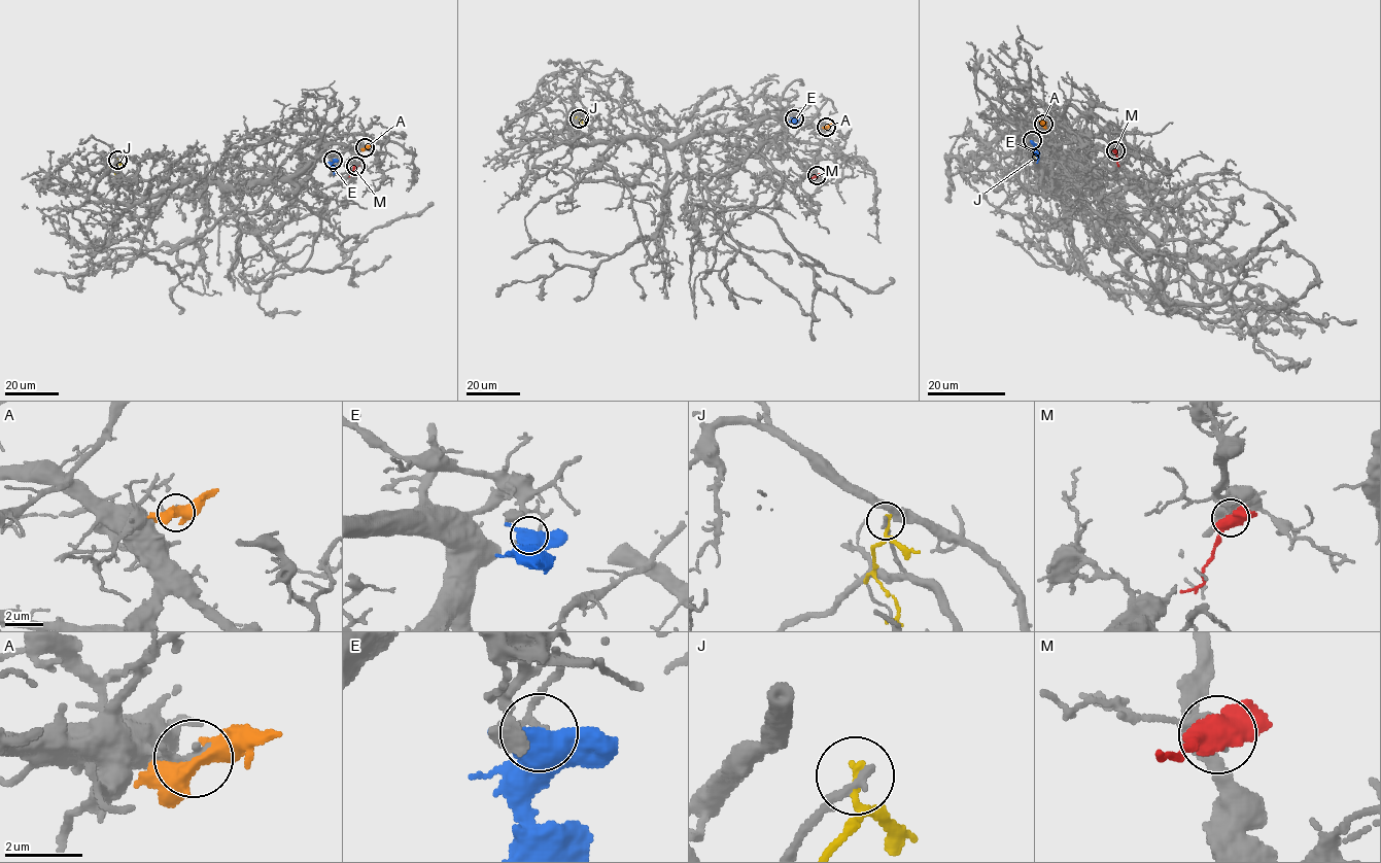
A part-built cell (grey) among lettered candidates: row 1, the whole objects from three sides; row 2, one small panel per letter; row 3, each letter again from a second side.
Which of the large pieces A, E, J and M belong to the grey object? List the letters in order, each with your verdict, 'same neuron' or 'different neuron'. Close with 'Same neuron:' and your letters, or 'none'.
A: different neuron
E: different neuron
J: different neuron
M: different neuron
Same neuron: none

